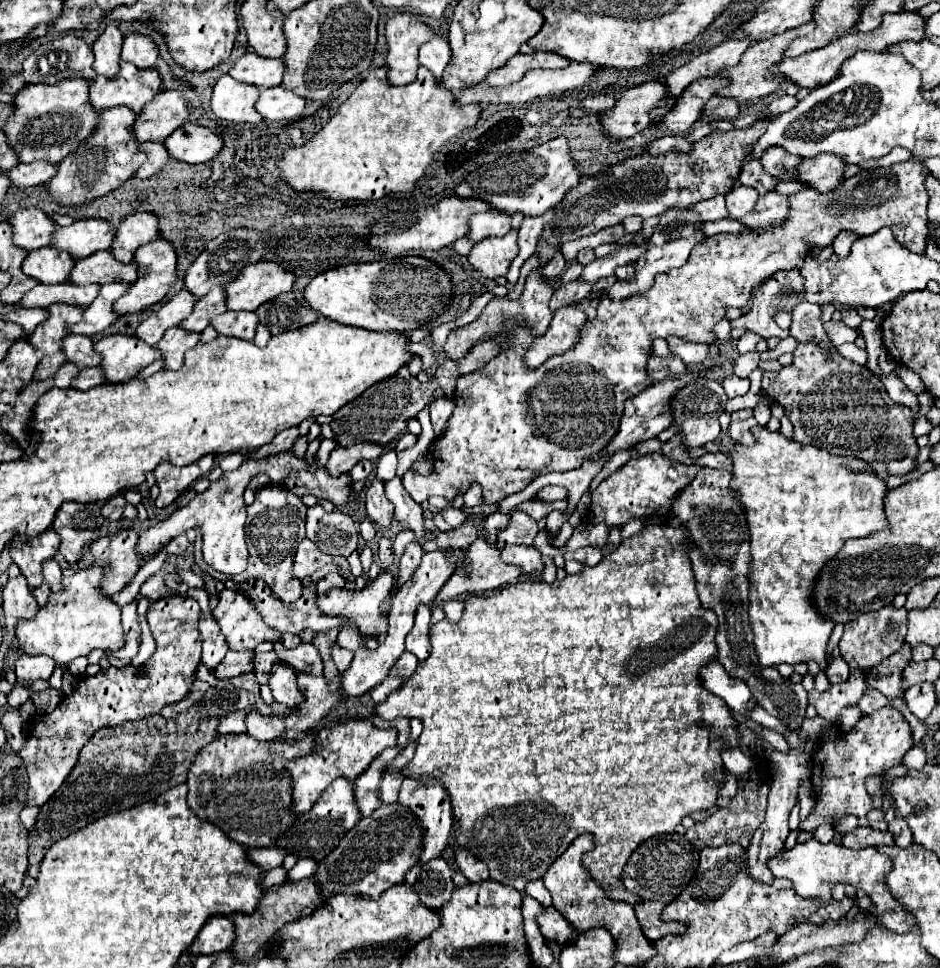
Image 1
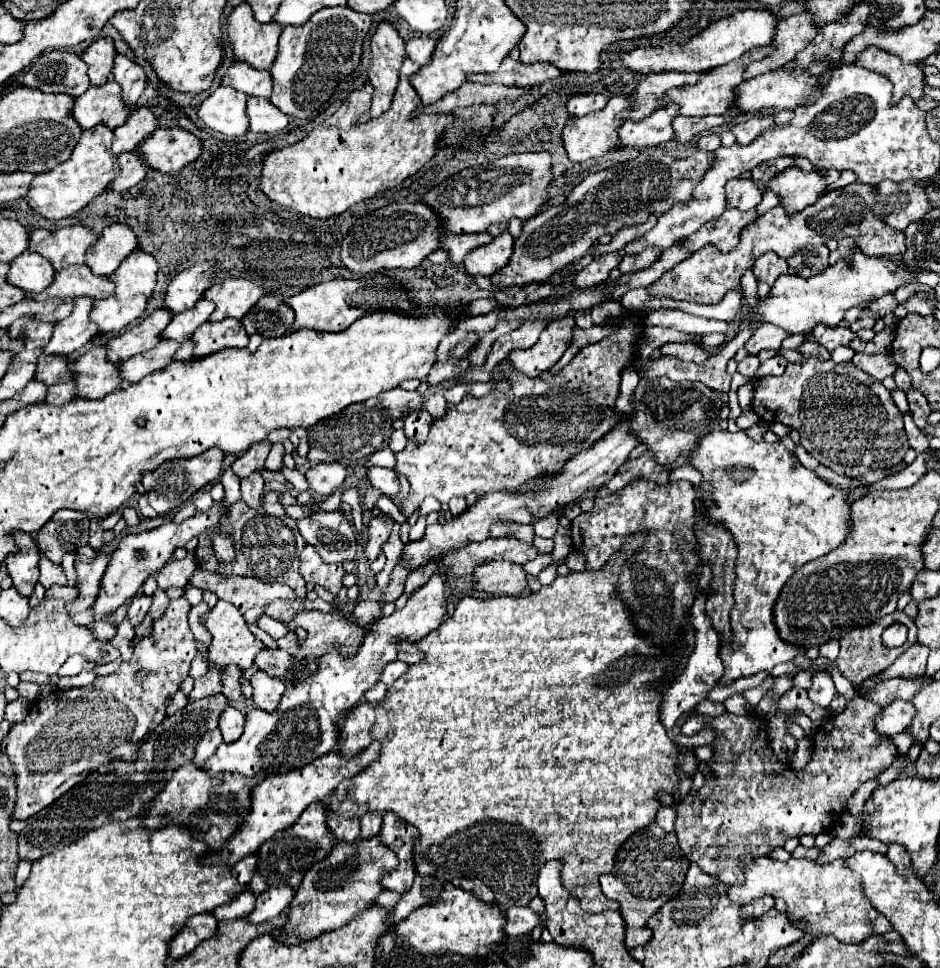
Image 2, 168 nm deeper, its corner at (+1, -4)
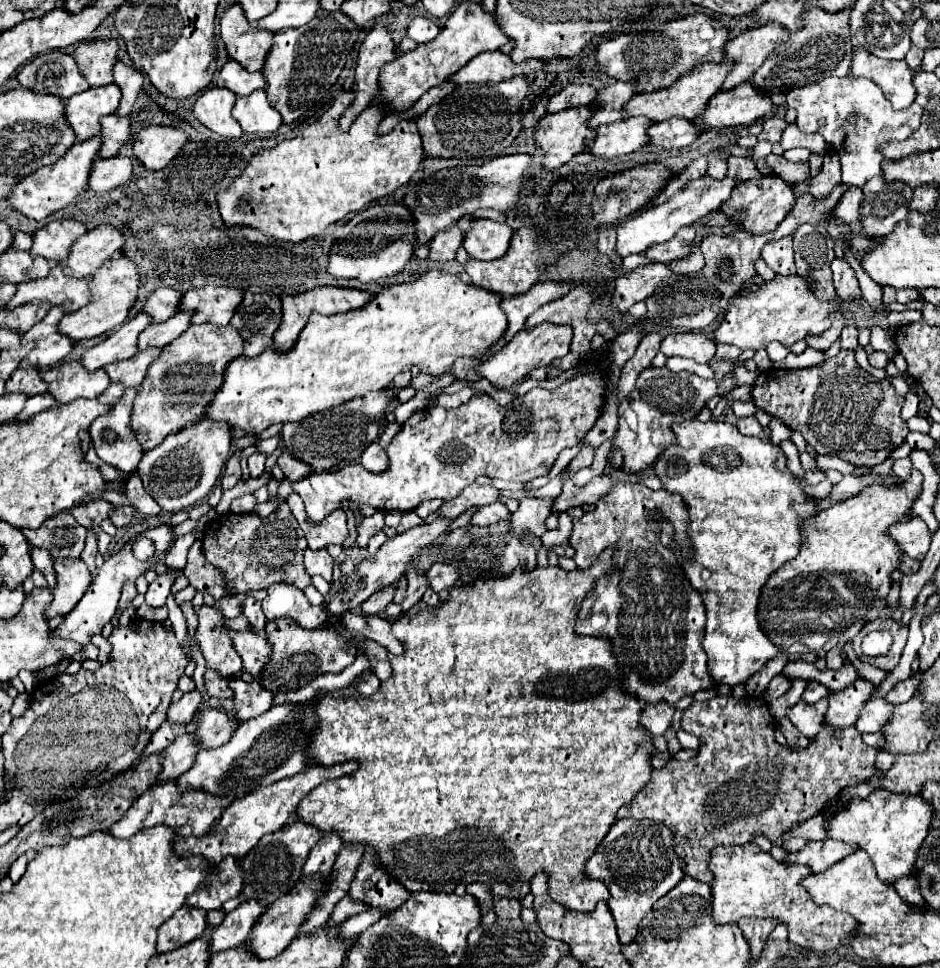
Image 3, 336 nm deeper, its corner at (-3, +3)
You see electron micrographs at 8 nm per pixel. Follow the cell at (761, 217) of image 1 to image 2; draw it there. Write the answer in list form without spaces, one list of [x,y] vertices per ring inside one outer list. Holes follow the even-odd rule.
[[[727,204],[723,214],[719,214],[717,218],[711,218],[709,222],[705,222],[705,226],[701,226],[693,234],[681,238],[675,244],[685,246],[689,252],[697,252],[707,244],[715,246],[719,252],[729,252],[739,244],[741,230],[745,226],[749,226],[751,222],[755,222],[755,218],[757,218],[755,210],[741,212]]]

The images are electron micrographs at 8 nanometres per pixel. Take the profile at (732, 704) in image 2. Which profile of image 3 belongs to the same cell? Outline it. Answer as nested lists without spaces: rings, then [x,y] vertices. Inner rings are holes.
[[[617,483],[609,495],[601,497],[595,503],[593,513],[589,511],[583,513],[583,517],[573,519],[573,533],[569,541],[571,547],[575,549],[573,561],[579,567],[589,567],[599,557],[601,549],[607,549],[609,545],[617,543],[617,551],[613,555],[613,567],[607,575],[603,575],[597,581],[597,587],[583,601],[575,631],[583,635],[605,635],[613,639],[617,663],[623,669],[623,685],[629,693],[637,695],[645,703],[659,703],[659,701],[677,703],[681,697],[695,695],[701,689],[713,689],[717,695],[727,695],[727,697],[733,691],[731,687],[717,687],[707,671],[707,655],[701,647],[705,635],[705,607],[699,593],[693,589],[679,563],[679,559],[693,557],[693,545],[687,529],[689,529],[689,507],[685,507],[681,495],[665,489],[653,491],[641,483]],[[653,511],[661,513],[663,517],[649,521],[649,515]],[[663,521],[669,521],[675,529],[673,541],[679,547],[679,555],[675,549],[667,549],[659,541]]]

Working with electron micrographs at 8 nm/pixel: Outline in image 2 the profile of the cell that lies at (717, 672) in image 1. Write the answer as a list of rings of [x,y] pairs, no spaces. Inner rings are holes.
[[[697,592],[697,600],[691,608],[691,626],[695,630],[695,648],[687,660],[685,670],[675,678],[673,686],[665,688],[663,698],[661,698],[661,708],[659,708],[659,720],[661,724],[667,728],[671,724],[675,724],[683,714],[687,714],[691,708],[695,708],[695,704],[699,704],[701,700],[705,700],[705,696],[709,694],[709,690],[719,682],[721,674],[723,674],[723,664],[717,658],[717,650],[719,650],[719,634],[713,628],[713,624],[709,622],[707,614],[705,614],[705,594]]]

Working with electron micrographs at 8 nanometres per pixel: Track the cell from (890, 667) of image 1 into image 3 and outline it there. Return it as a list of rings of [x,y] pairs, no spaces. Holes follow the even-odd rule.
[[[717,695],[717,697],[711,697],[709,701],[703,701],[703,703],[693,701],[693,703],[685,709],[685,715],[683,715],[683,719],[681,719],[681,729],[685,729],[685,731],[689,731],[689,733],[693,733],[693,735],[699,737],[701,747],[699,747],[697,757],[691,759],[691,761],[687,761],[687,763],[675,763],[675,761],[671,761],[671,763],[667,763],[661,771],[653,771],[651,781],[649,781],[649,783],[635,795],[635,799],[631,801],[631,809],[629,809],[629,805],[627,805],[627,807],[621,807],[621,811],[619,811],[617,815],[619,815],[619,819],[621,819],[621,817],[629,817],[629,815],[635,817],[635,819],[645,819],[645,817],[647,817],[647,819],[661,821],[661,823],[669,825],[669,827],[673,829],[673,833],[675,833],[675,849],[677,849],[677,855],[683,859],[683,867],[685,867],[683,871],[685,871],[687,875],[693,875],[693,877],[699,879],[699,881],[705,881],[705,883],[713,883],[713,873],[709,871],[709,851],[711,851],[713,847],[717,847],[717,845],[743,845],[743,843],[747,843],[747,841],[751,841],[753,837],[759,837],[759,835],[763,835],[763,837],[767,837],[767,839],[779,839],[779,837],[783,837],[787,831],[791,831],[791,827],[795,827],[795,825],[807,821],[807,819],[813,817],[813,815],[819,815],[819,813],[823,811],[823,807],[825,807],[831,799],[835,799],[845,787],[859,785],[859,783],[871,779],[871,777],[877,773],[877,769],[875,769],[875,749],[863,743],[861,733],[857,731],[855,725],[853,725],[853,727],[845,727],[845,729],[835,729],[835,731],[833,731],[829,725],[823,725],[823,729],[817,733],[817,737],[815,737],[815,739],[811,741],[811,745],[805,747],[805,749],[793,749],[793,747],[789,747],[789,745],[777,743],[777,741],[773,739],[773,719],[771,719],[769,707],[767,707],[767,703],[761,701],[759,697],[735,699],[735,697],[721,697],[721,695]]]

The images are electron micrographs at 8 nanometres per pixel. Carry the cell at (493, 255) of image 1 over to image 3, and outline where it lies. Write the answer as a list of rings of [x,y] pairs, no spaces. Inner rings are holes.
[[[477,219],[475,225],[465,233],[465,251],[479,261],[493,261],[505,255],[513,237],[513,229],[505,223],[491,219]]]

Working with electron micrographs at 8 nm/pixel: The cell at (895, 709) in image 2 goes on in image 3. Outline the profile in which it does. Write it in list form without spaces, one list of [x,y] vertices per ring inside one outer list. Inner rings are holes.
[[[873,697],[863,707],[855,725],[861,733],[881,731],[885,727],[885,723],[889,723],[889,719],[893,719],[893,709],[895,709],[895,705],[889,703],[885,697]]]

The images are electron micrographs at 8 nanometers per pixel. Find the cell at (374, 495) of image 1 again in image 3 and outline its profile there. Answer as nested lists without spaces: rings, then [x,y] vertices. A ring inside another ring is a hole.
[[[375,513],[375,515],[371,515],[371,517],[365,517],[363,521],[361,521],[361,527],[357,529],[359,531],[359,537],[357,537],[357,543],[359,543],[359,547],[367,547],[367,543],[369,543],[369,539],[377,533],[377,531],[381,531],[383,529],[383,513]]]

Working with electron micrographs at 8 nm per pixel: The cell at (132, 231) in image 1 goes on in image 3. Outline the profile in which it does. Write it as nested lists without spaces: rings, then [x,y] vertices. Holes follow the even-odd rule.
[[[101,225],[87,231],[71,247],[71,255],[61,265],[67,275],[73,277],[91,277],[101,263],[109,257],[117,257],[123,249],[125,235],[111,225]]]

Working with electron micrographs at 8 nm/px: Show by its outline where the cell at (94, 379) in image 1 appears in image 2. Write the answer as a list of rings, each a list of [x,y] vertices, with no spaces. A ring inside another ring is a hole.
[[[67,382],[67,384],[57,384],[57,386],[49,386],[47,388],[47,404],[67,404],[71,402],[75,392],[75,382]]]

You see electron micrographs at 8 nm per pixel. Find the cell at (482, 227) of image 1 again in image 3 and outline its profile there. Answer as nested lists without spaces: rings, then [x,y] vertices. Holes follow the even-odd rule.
[[[451,227],[449,231],[437,233],[429,243],[429,247],[431,247],[429,259],[433,259],[433,261],[453,261],[457,249],[463,243],[463,237],[465,237],[465,233],[459,227]]]

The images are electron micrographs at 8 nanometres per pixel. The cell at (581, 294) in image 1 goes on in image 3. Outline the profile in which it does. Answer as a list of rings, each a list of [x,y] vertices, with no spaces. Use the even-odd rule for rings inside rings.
[[[705,177],[691,181],[681,193],[671,197],[667,203],[653,207],[653,209],[647,209],[643,213],[627,219],[623,225],[619,225],[615,253],[619,257],[627,257],[631,253],[641,253],[643,249],[647,249],[653,243],[665,243],[665,241],[673,239],[681,227],[687,227],[695,219],[701,219],[701,217],[709,215],[711,211],[717,211],[721,207],[721,203],[729,199],[733,187],[735,187],[735,181],[727,179],[727,177],[723,181],[713,181],[713,179],[705,179]]]

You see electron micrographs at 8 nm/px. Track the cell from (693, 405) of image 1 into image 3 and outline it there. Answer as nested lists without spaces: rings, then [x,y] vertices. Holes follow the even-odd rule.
[[[647,367],[641,371],[635,389],[619,405],[619,429],[613,437],[613,447],[623,451],[623,467],[629,473],[649,469],[665,447],[677,443],[671,425],[685,419],[697,419],[701,409],[705,409],[707,401],[715,395],[717,383],[713,379],[703,379],[689,371],[673,373],[665,367]]]

